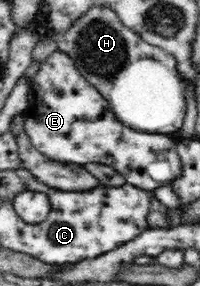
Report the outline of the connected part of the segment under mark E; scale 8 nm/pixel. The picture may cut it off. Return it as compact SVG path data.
M59 50L39 64L36 75L30 80L29 102L20 114L22 130L31 139L37 150L60 163L87 165L101 163L117 170L126 183L153 192L157 187L173 182L183 174L182 164L176 149L177 141L165 134L135 132L121 122L111 110L109 101L77 70L71 57Z

